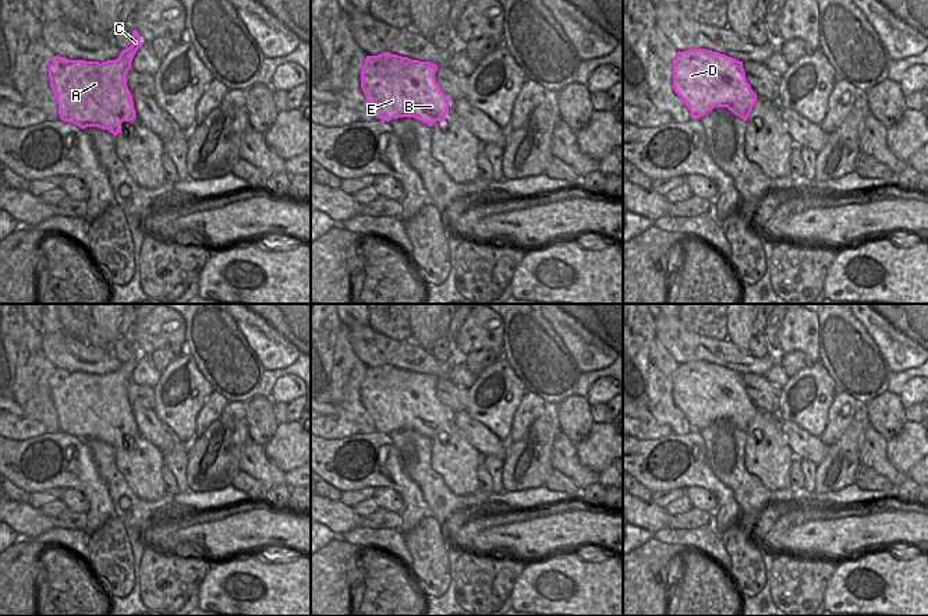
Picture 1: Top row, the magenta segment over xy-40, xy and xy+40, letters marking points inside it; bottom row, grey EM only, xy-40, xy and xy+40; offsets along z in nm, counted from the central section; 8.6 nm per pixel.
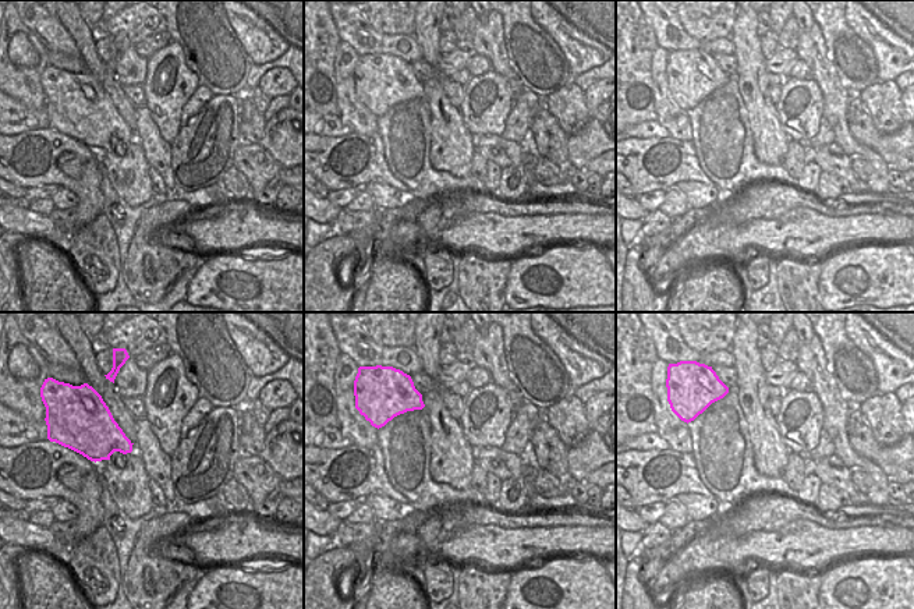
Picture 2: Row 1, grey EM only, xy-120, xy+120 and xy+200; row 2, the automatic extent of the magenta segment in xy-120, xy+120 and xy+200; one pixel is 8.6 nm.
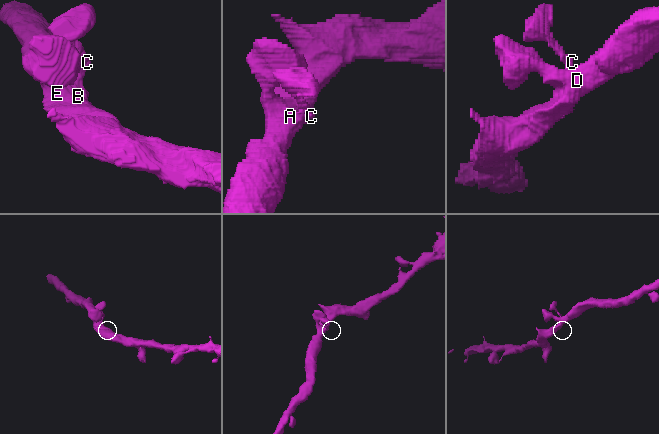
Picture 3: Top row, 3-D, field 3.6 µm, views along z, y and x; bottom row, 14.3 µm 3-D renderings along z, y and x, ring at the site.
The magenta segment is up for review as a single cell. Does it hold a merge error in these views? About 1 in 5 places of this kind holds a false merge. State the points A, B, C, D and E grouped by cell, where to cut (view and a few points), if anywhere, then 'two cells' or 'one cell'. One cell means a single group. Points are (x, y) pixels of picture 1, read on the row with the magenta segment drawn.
A B C D E; no cut; one cell

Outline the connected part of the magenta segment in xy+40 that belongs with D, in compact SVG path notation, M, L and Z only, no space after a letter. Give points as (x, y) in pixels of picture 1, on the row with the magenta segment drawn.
M705 49L677 53L673 89L695 118L715 107L727 107L747 121L757 102L757 93L745 79L743 61Z

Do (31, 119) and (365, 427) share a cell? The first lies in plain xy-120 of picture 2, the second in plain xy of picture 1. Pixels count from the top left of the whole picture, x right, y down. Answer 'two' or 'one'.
two

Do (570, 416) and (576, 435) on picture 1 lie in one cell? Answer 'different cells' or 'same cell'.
same cell

